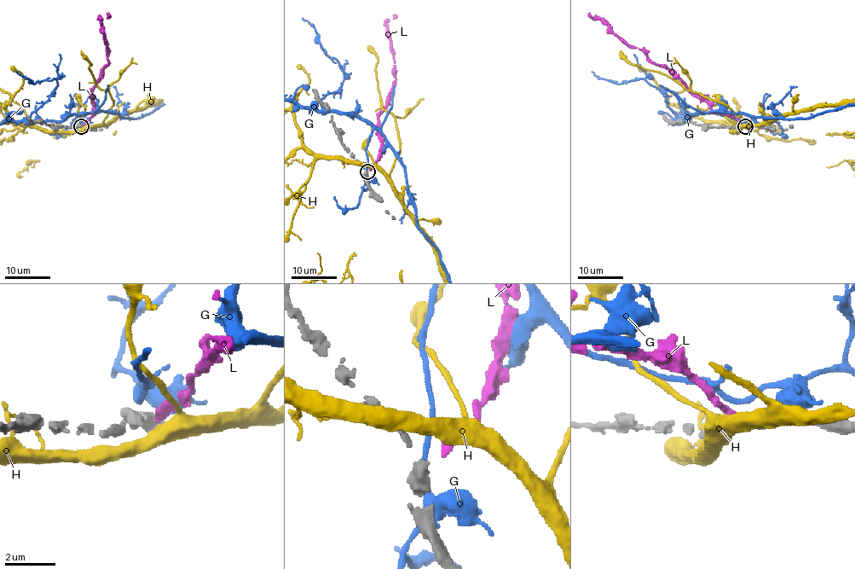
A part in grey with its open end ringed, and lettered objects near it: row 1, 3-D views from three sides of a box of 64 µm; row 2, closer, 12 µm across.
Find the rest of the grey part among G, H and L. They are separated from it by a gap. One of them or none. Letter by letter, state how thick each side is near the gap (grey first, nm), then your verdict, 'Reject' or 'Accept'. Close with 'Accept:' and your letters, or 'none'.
G: Thickness 380 nm (grey) against 200 nm. Reject
H: Thickness 380 nm (grey) against 480 nm. Reject
L: Thickness 380 nm (grey) against 260 nm. Accept
Accept: L

